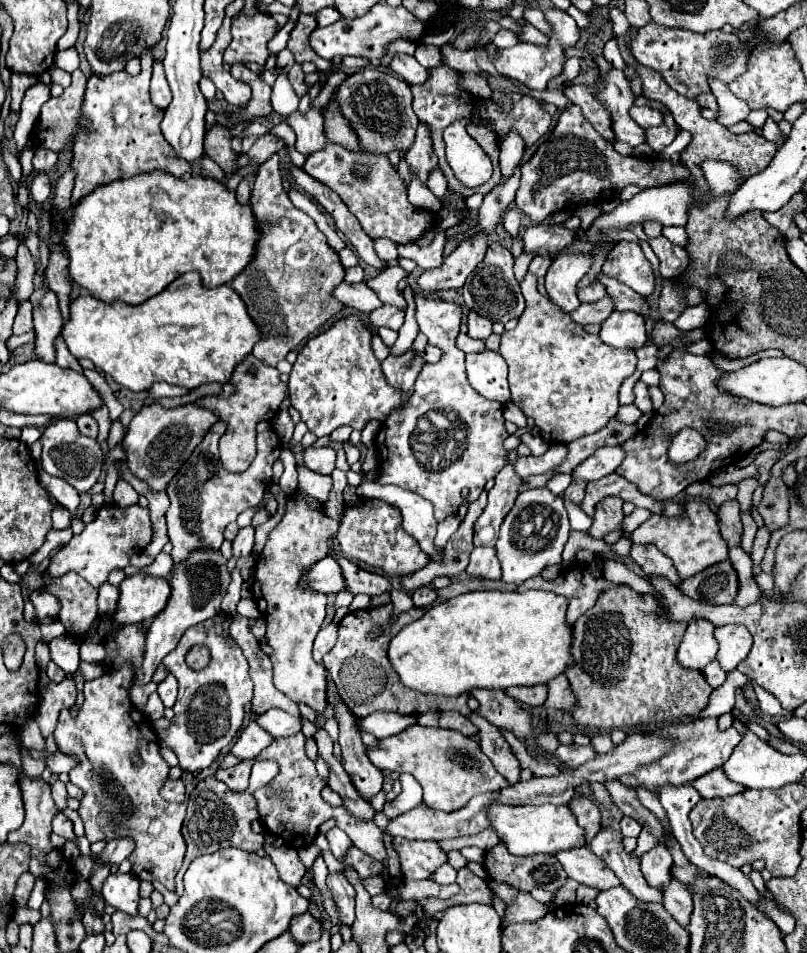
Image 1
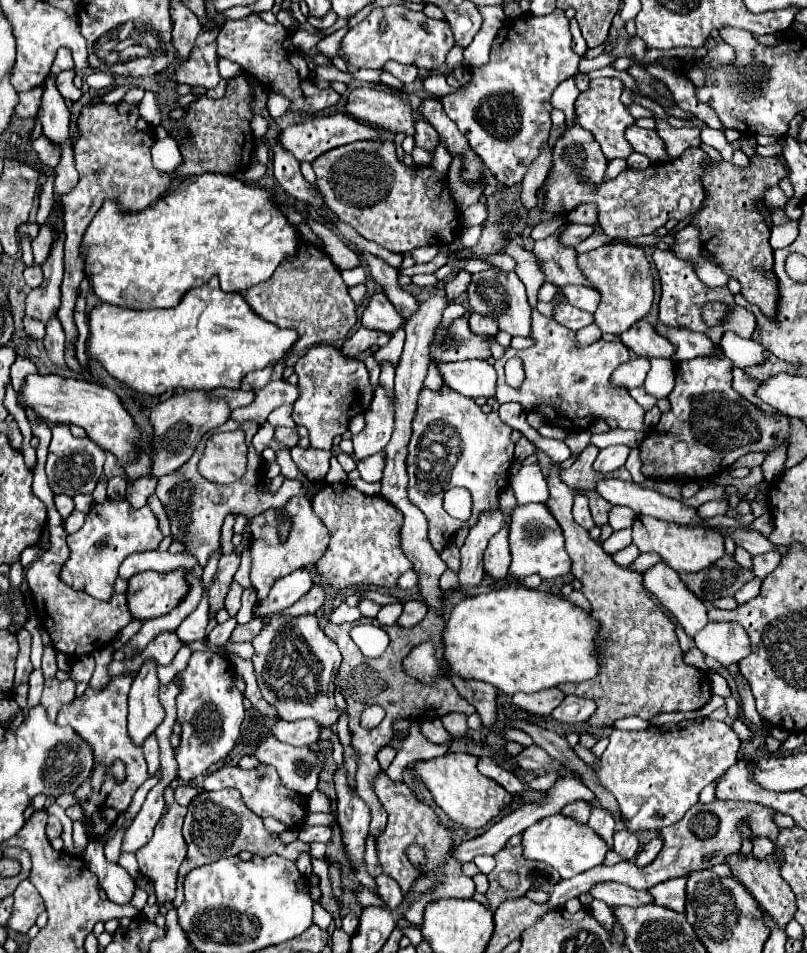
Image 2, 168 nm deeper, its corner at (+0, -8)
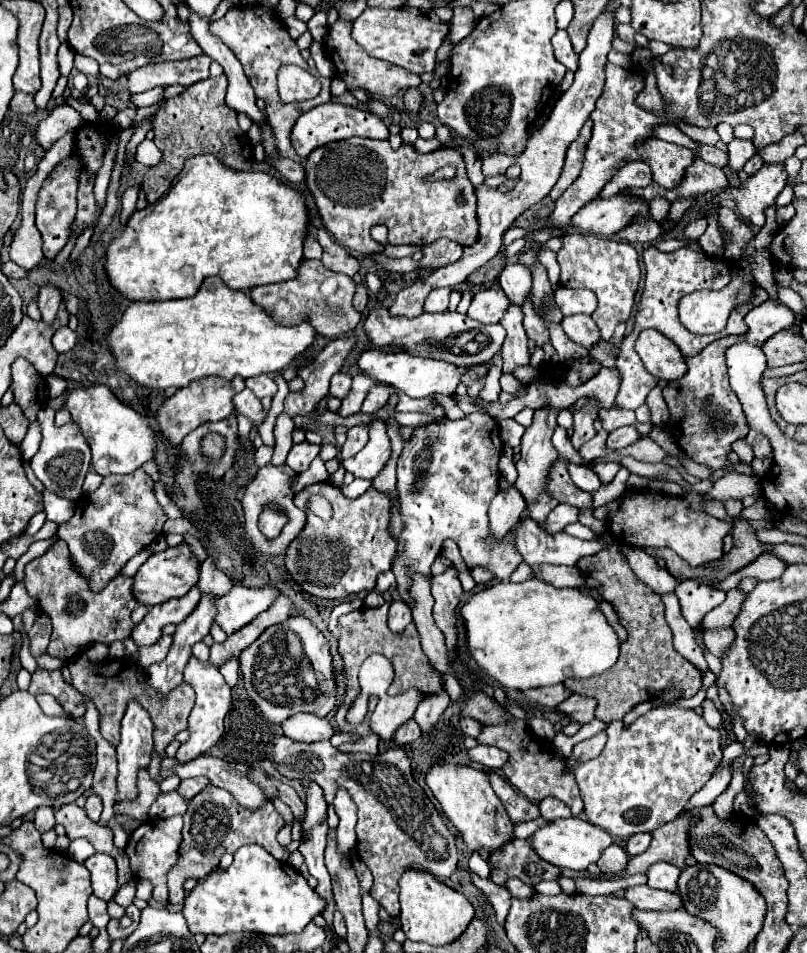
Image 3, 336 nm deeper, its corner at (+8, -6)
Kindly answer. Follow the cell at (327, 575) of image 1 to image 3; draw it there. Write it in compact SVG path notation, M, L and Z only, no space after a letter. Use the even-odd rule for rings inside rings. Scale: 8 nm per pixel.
M274 582L262 588L234 586L230 594L216 600L216 622L222 626L226 634L232 634L234 630L240 630L240 626L252 622L260 612L268 610L278 596L280 590Z

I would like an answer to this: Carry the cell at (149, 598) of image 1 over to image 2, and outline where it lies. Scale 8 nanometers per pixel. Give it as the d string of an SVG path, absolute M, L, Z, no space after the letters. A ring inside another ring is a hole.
M176 568L172 572L146 570L134 574L128 580L128 608L138 620L158 618L168 614L188 592L186 568Z

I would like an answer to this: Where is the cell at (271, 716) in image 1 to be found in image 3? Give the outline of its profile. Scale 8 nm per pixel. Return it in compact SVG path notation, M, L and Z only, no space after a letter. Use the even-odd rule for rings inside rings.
M294 714L282 722L284 736L298 742L318 742L318 740L330 740L334 734L334 728L326 718L320 718L316 714Z

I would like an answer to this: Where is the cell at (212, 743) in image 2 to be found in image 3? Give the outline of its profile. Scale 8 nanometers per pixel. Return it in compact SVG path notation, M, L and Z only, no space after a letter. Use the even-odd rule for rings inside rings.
M190 658L186 668L184 668L184 682L190 684L196 692L196 704L188 716L188 732L190 738L188 742L184 742L178 752L176 752L176 760L180 764L190 762L198 756L202 756L204 752L212 750L218 744L218 734L224 734L224 720L232 708L232 696L230 696L230 686L226 684L224 676L220 674L220 670L216 666L212 666L210 662L200 662L198 658Z

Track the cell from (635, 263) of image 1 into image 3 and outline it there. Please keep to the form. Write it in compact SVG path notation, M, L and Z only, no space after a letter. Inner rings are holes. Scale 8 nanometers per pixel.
M566 234L564 246L558 252L560 264L560 284L568 288L588 288L598 296L598 308L592 314L592 320L600 328L604 340L610 340L614 328L626 322L634 310L634 296L640 282L638 252L628 242L616 242L600 238L596 234Z

